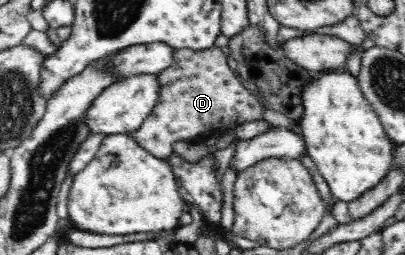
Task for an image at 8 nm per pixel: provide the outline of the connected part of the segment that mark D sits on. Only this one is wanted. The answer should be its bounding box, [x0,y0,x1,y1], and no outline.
[127,46,263,159]

